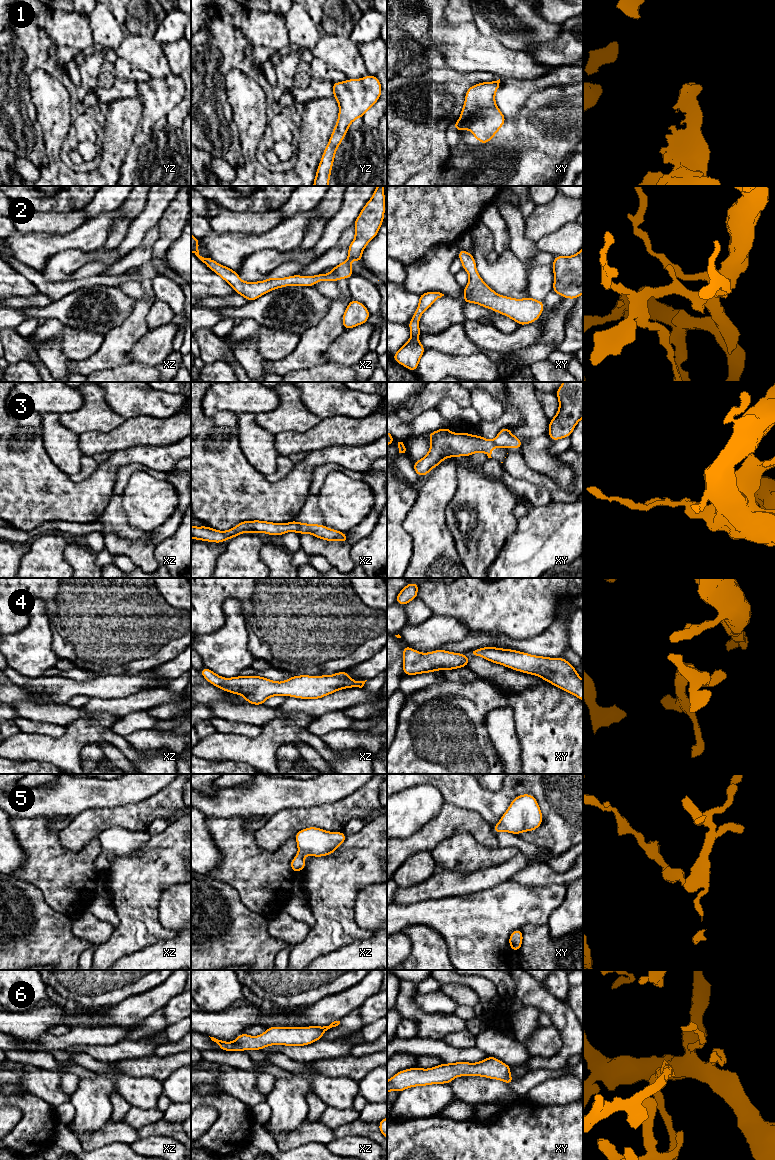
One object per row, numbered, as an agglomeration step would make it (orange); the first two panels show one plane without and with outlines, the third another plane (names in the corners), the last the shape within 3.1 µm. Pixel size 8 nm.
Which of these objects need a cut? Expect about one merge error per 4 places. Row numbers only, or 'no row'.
3

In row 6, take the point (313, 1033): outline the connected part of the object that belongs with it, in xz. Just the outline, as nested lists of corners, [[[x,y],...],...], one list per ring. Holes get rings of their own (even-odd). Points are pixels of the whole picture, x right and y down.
[[[334,1021],[329,1026],[309,1027],[269,1027],[259,1036],[249,1036],[241,1033],[232,1043],[210,1037],[219,1045],[222,1051],[261,1050],[271,1045],[306,1046],[320,1040],[330,1028],[336,1027],[340,1021]]]

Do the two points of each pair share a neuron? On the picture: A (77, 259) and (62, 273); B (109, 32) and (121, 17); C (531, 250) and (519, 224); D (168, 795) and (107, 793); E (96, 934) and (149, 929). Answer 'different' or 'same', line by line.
A: same
B: different
C: same
D: different
E: different

